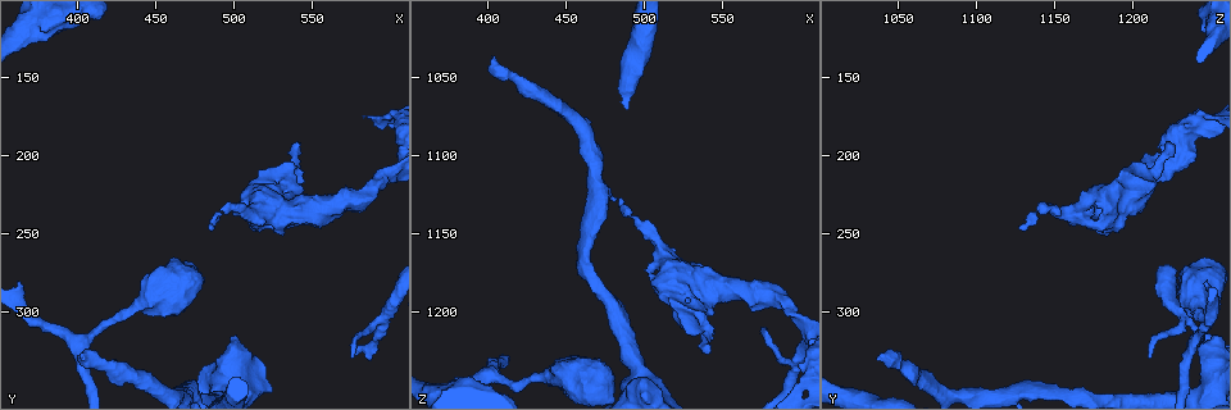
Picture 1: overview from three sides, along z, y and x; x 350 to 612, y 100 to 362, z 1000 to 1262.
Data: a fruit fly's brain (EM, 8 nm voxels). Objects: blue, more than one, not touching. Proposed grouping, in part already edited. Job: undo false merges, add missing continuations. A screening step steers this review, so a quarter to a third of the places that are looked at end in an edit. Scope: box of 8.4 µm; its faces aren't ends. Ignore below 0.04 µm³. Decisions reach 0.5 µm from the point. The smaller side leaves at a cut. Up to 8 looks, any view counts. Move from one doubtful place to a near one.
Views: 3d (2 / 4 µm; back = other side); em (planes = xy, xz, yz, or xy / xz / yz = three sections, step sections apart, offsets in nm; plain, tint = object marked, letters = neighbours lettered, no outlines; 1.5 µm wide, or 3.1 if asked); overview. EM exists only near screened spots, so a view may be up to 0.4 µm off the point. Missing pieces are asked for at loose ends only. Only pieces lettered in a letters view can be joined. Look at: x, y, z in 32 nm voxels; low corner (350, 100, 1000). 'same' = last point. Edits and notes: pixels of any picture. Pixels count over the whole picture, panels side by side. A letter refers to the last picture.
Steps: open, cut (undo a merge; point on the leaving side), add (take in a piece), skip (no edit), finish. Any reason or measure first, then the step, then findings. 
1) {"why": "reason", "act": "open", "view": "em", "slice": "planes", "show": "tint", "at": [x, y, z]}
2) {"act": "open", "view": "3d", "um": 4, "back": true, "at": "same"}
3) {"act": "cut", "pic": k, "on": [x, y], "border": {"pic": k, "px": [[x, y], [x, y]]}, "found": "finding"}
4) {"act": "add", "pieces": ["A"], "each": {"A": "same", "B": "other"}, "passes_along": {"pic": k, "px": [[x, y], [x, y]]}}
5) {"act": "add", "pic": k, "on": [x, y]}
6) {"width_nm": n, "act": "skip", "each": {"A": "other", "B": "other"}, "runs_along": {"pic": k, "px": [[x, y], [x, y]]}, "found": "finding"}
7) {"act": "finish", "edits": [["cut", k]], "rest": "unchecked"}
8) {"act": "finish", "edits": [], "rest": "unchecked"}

{"why": "branch stops here", "act": "open", "view": "em", "slice": "yz", "step": 4, "show": "tint", "at": [542, 194, 1224]}

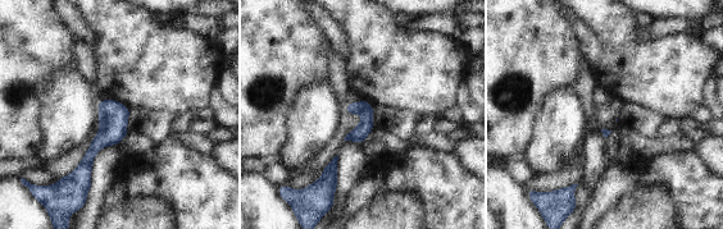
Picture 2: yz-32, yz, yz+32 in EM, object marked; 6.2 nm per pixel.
{"why": "cut it another way", "act": "open", "view": "em", "slice": "planes", "show": "tint", "at": "same"}

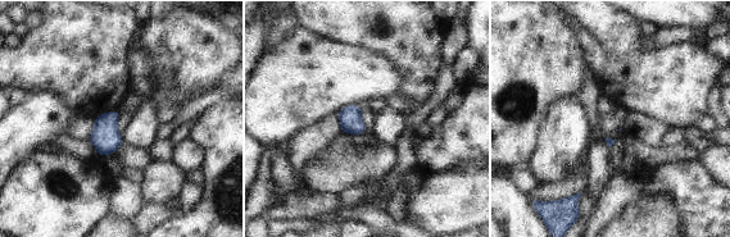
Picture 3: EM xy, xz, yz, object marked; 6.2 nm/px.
{"act": "open", "view": "em", "slice": "planes", "show": "letters", "at": "same"}

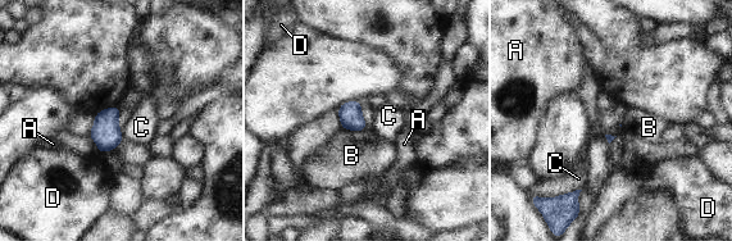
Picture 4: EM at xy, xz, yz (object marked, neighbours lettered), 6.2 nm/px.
{"longest_contact_nm": ["B", 150], "act": "skip", "each": {"A": "other", "B": "other", "C": "other", "D": "other"}, "found": "none of them fits"}

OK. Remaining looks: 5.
{"why": "thick turns thin", "act": "open", "view": "3d", "um": 2, "at": [588, 222, 1192]}

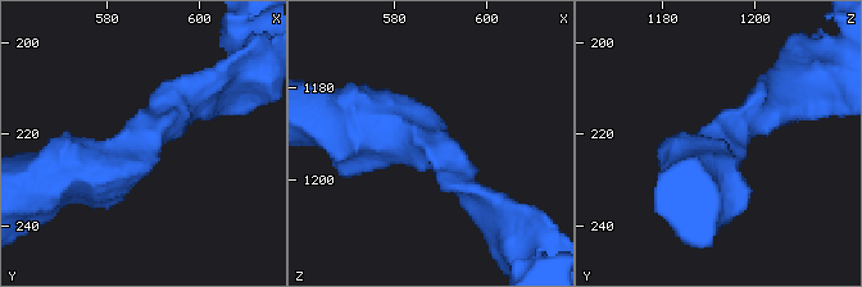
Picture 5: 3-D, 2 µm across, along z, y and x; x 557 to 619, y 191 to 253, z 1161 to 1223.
{"why": "shape alone is not enough", "act": "open", "view": "em", "slice": "planes", "show": "plain", "at": [587, 222, 1193]}

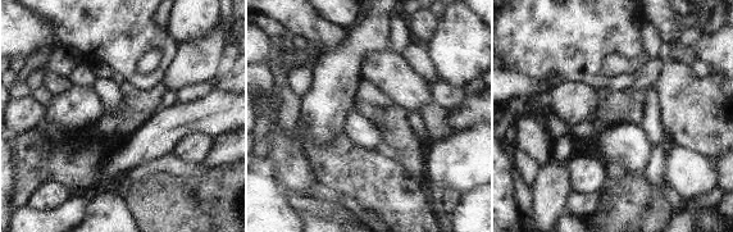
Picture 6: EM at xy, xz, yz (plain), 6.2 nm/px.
{"why": "what lies round it", "act": "open", "view": "em", "slice": "planes", "show": "letters", "at": "same"}

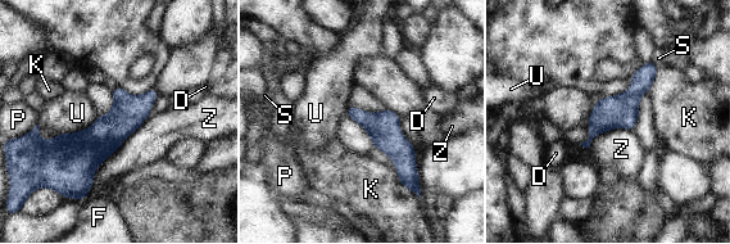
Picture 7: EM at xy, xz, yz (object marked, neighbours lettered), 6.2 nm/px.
{"width_nm": 120, "act": "skip", "each": {"D": "other", "F": "other", "K": "other", "P": "other", "S": "other", "U": "other", "Z": "other"}, "border": {"pic": 7, "px": [[148, 116], [100, 163], [87, 194]]}, "found": "all the same neuron"}

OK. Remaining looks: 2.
{"why": "free end", "act": "open", "view": "3d", "um": 4, "at": [486, 248, 1126]}

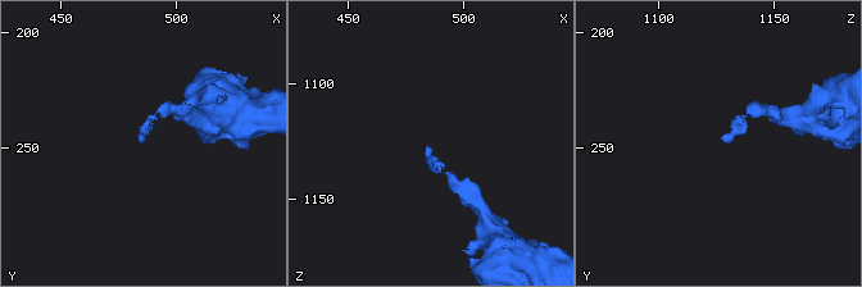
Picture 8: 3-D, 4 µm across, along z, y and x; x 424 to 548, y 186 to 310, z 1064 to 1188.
{"act": "open", "view": "em", "slice": "planes", "show": "letters", "at": [485, 247, 1127]}

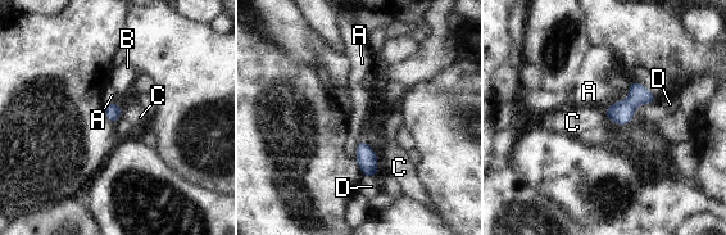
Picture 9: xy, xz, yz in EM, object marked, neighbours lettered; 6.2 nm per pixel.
{"width_nm": 100, "act": "skip", "each": {"A": "other", "B": "other", "C": "other", "D": "other"}, "border": {"pic": 9, "px": [[606, 108], [607, 118]]}, "found": "none of them fits"}

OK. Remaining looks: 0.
{"act": "finish", "edits": [], "rest": "unchecked"}

